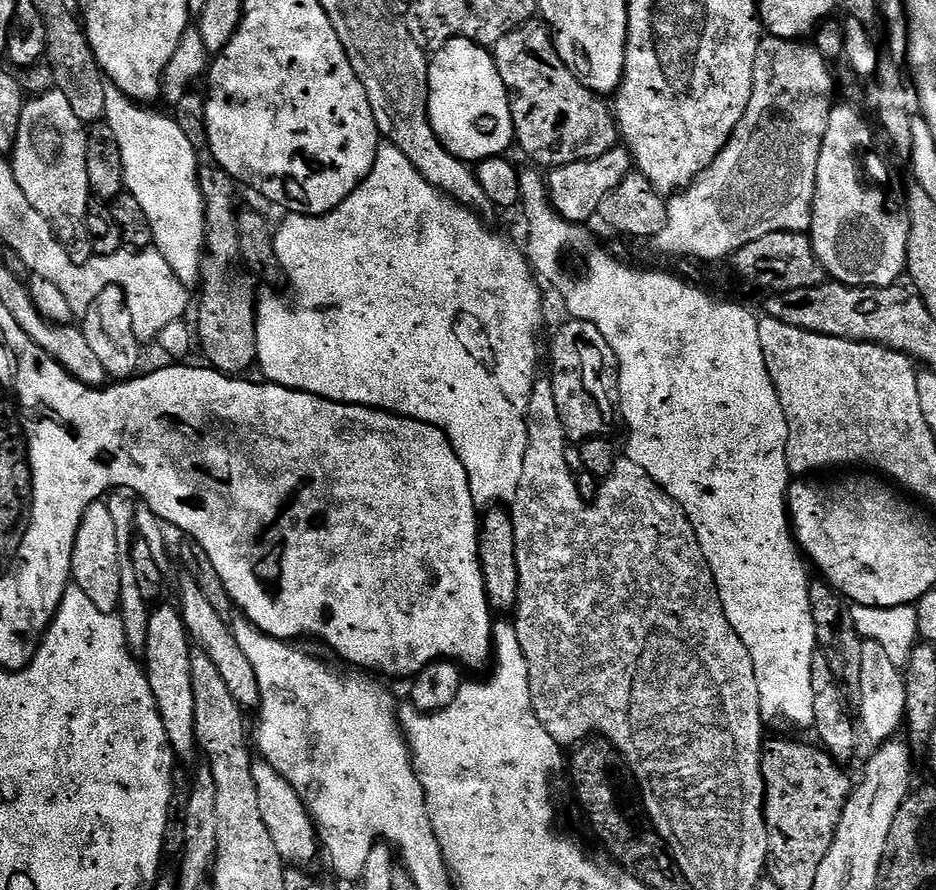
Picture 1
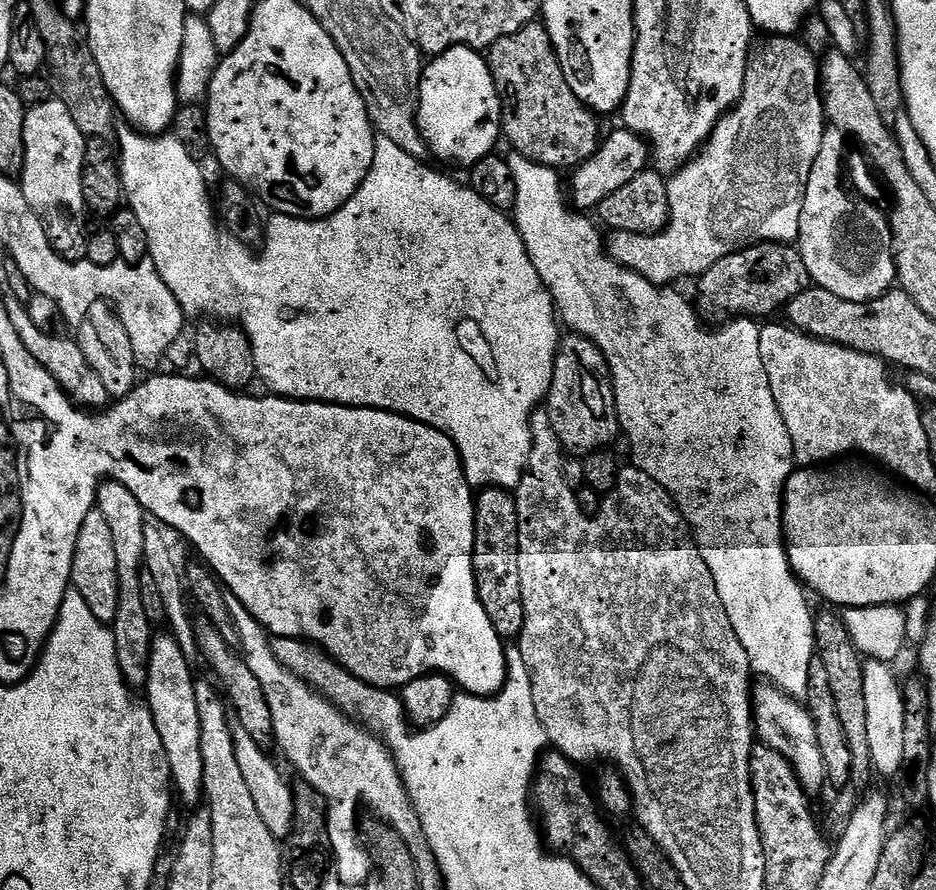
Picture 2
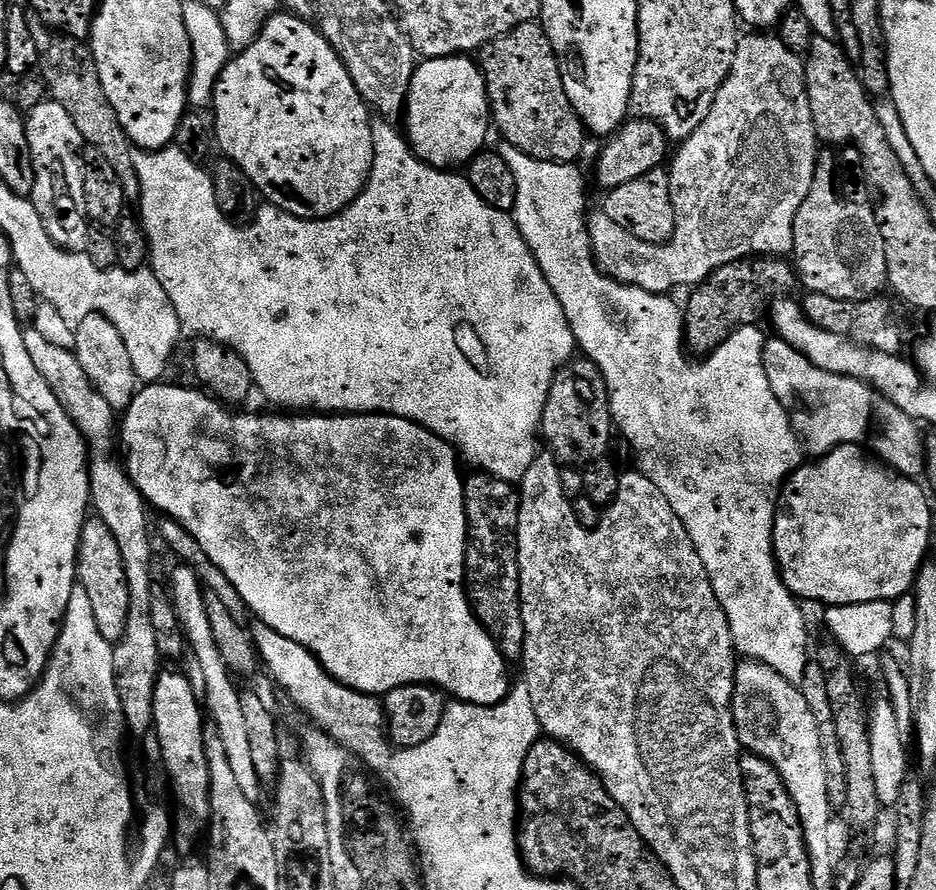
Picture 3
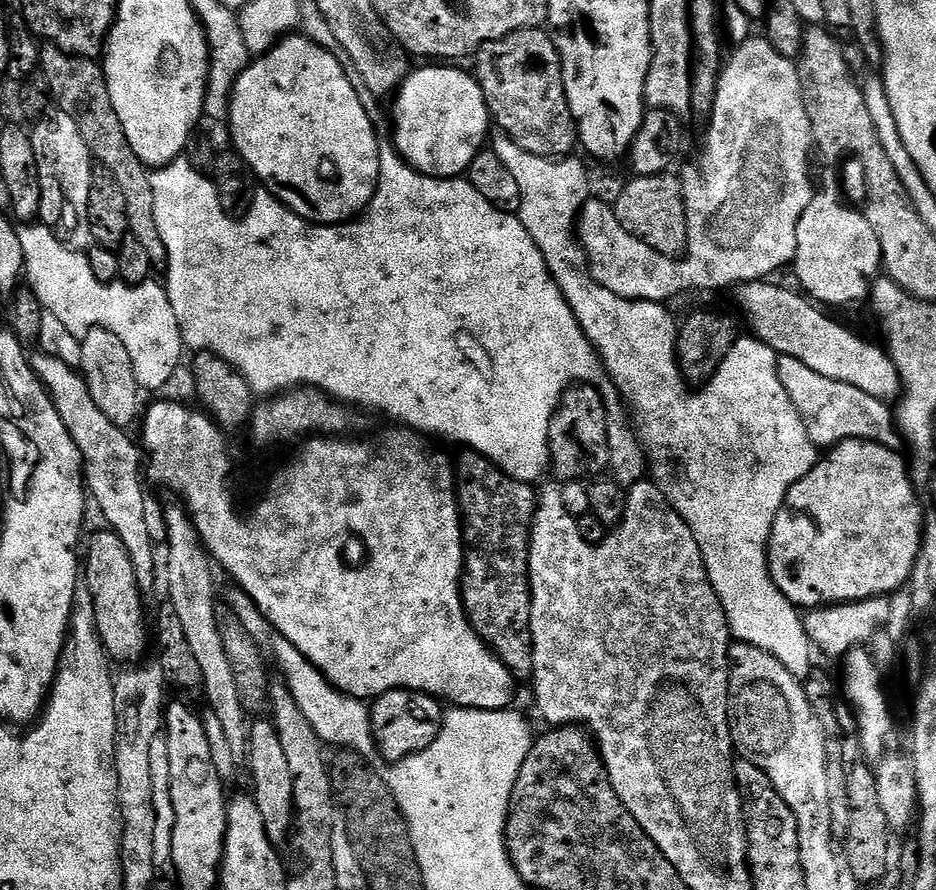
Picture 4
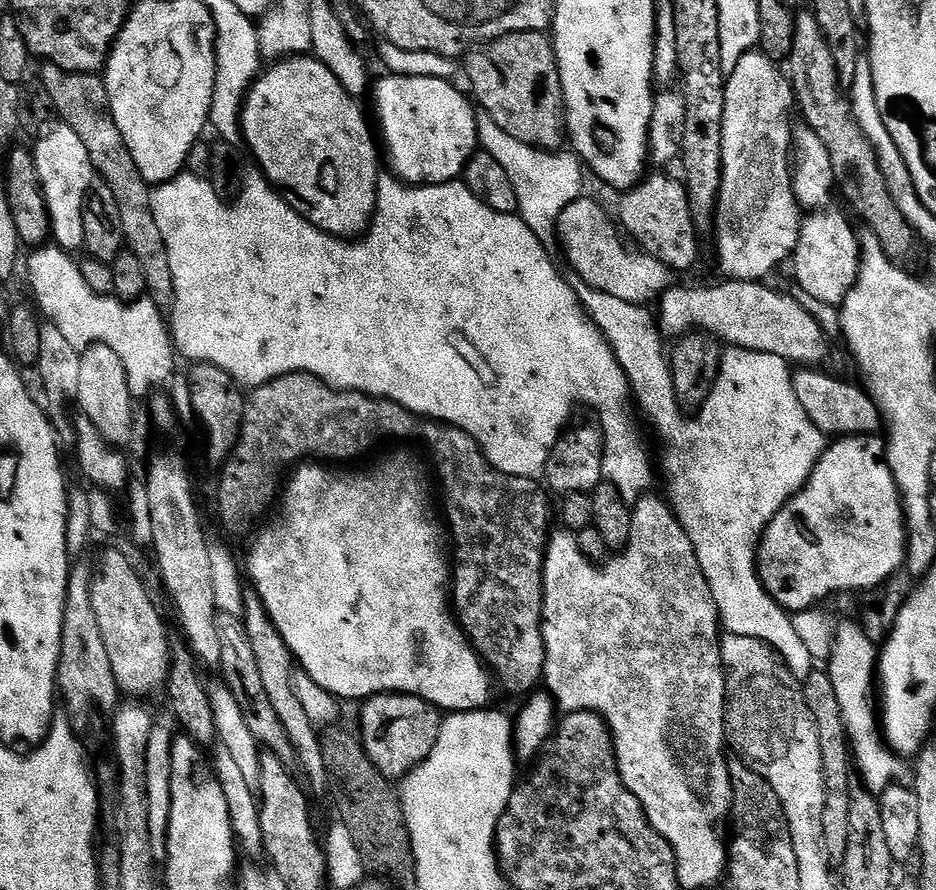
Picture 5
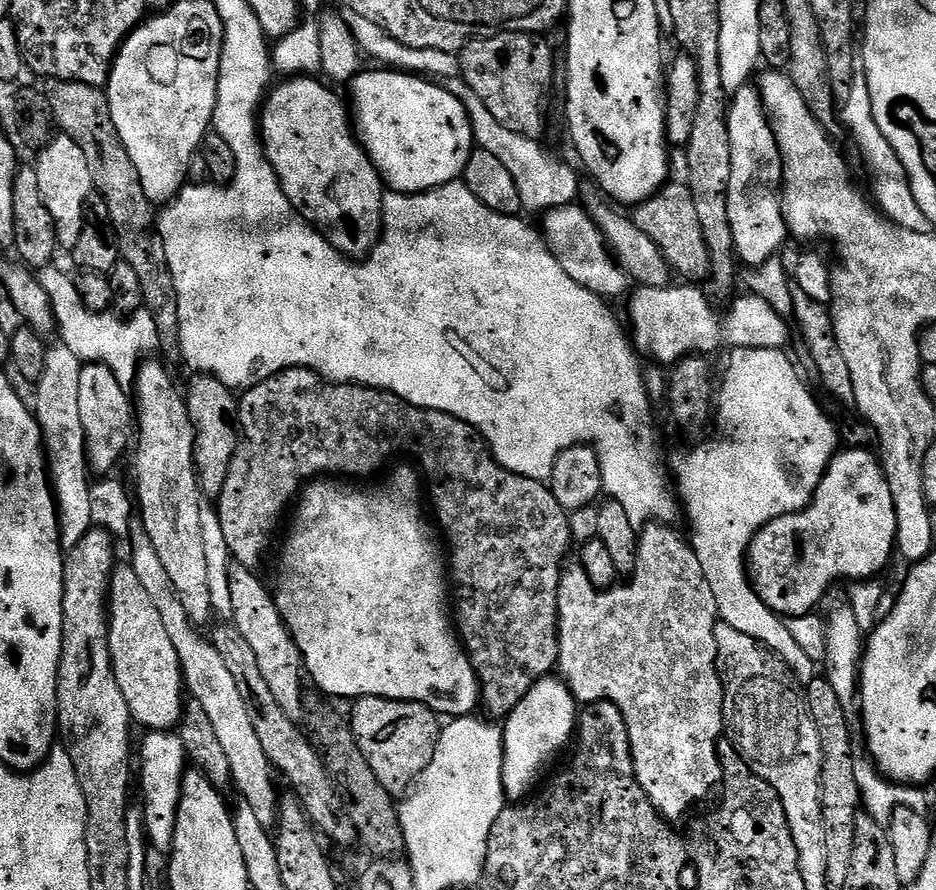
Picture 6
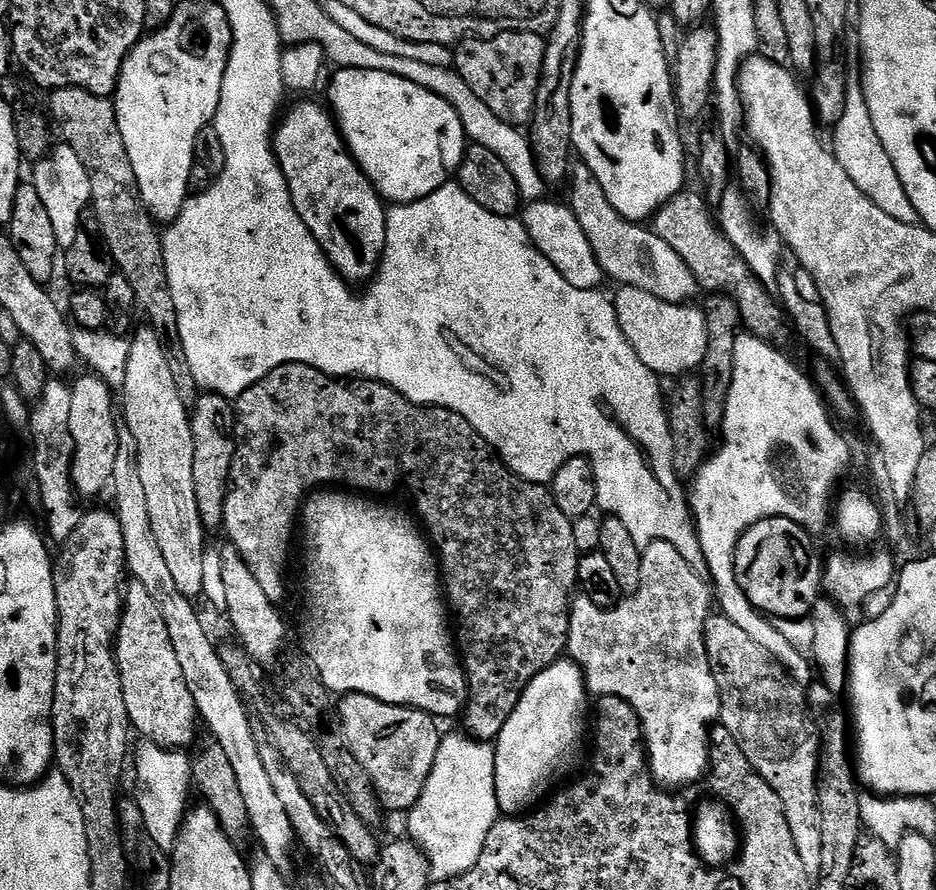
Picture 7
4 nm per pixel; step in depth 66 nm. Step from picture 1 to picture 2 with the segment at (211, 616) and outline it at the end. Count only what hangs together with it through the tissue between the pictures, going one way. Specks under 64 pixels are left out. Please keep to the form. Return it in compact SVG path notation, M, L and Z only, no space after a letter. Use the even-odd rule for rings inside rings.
M200 618L200 621L197 619L194 625L197 646L200 648L203 663L205 665L208 663L216 671L217 678L215 679L230 701L237 723L240 723L242 728L251 734L254 742L258 742L260 748L267 749L273 743L274 737L270 718L270 702L266 702L262 682L254 678L254 673L250 671L250 666L244 661L243 655L233 645L228 644L226 638L222 638L222 634L218 634L218 630L208 619Z

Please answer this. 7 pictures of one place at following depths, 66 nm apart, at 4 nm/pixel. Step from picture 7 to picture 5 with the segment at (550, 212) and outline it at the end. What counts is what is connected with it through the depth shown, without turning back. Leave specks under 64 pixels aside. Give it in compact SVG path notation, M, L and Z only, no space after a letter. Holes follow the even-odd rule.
M588 194L581 195L562 210L556 235L569 266L581 276L579 279L602 294L614 294L614 298L622 298L622 302L647 305L648 300L655 301L673 283L673 273L661 260L624 245L625 237L618 231L613 217L611 220L607 210Z

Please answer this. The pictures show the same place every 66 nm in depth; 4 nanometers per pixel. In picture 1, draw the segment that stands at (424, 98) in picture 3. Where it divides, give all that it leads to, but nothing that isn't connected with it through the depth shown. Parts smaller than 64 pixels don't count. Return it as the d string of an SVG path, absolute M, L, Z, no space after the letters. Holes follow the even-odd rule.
M458 38L446 42L446 46L431 53L428 66L428 121L444 149L465 162L504 156L507 148L513 147L514 133L508 91L506 86L502 86L496 60L485 45Z

